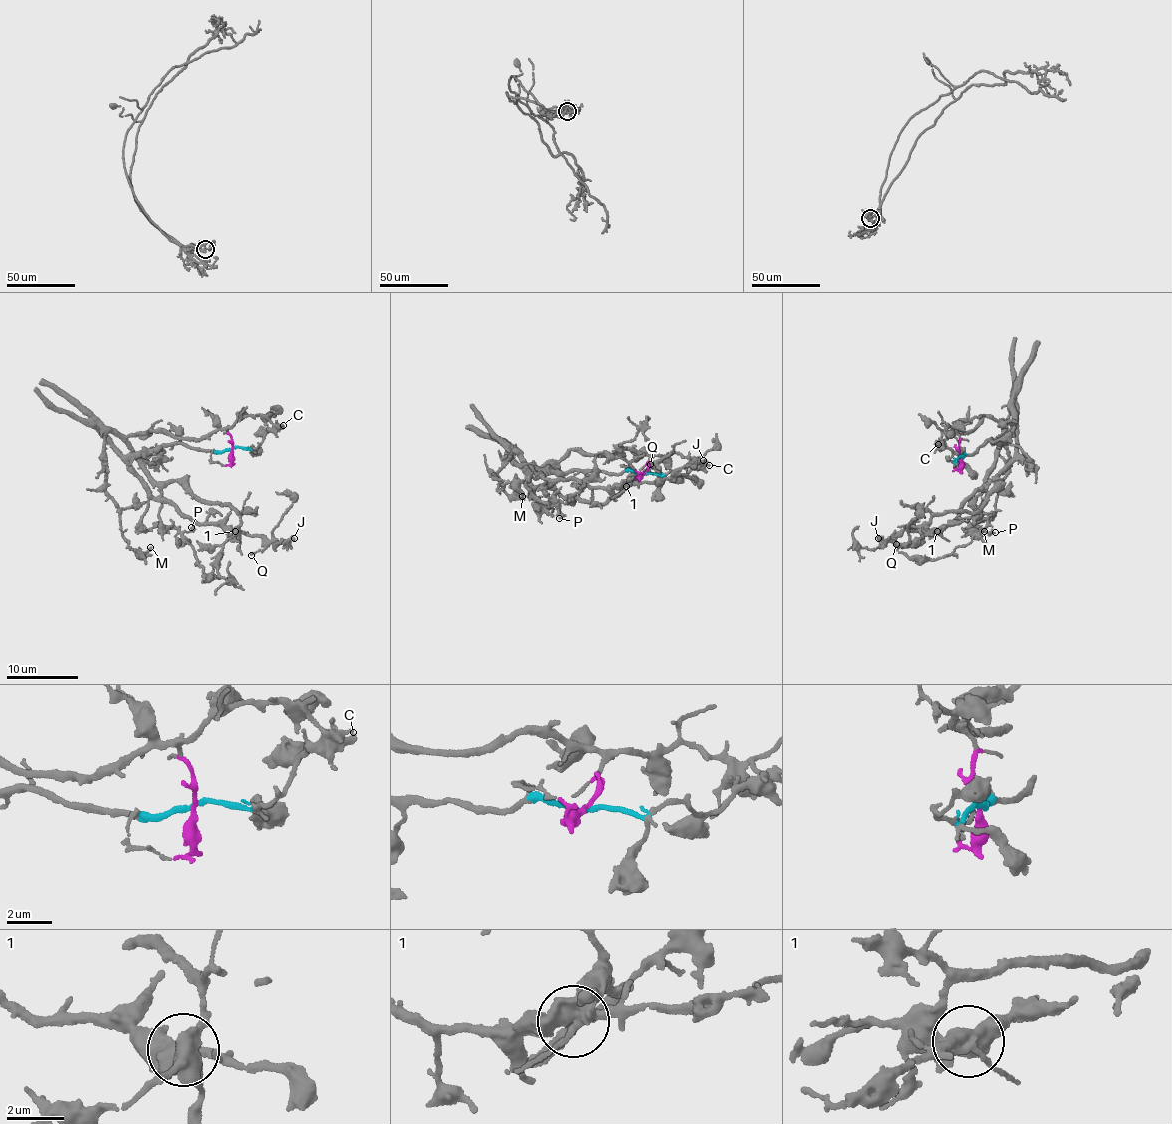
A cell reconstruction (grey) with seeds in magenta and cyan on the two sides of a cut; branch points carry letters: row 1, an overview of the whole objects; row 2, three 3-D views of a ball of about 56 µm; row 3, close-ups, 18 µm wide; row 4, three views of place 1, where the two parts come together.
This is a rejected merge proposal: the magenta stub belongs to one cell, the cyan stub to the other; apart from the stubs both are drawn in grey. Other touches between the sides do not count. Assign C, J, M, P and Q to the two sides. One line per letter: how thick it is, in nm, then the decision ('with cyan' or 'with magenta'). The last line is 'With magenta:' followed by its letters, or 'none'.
C: 240 nm thick; with cyan
J: 320 nm thick; with cyan
M: 160 nm thick; with magenta
P: 200 nm thick; with cyan
Q: 150 nm thick; with cyan
With magenta: M

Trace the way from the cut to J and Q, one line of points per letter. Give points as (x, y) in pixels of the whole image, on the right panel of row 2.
J: (961, 457), (990, 437), (1002, 437), (994, 467), (950, 525), (901, 546), (878, 538)
Q: (961, 457), (990, 437), (1002, 437), (994, 467), (960, 515), (906, 547), (896, 544)

